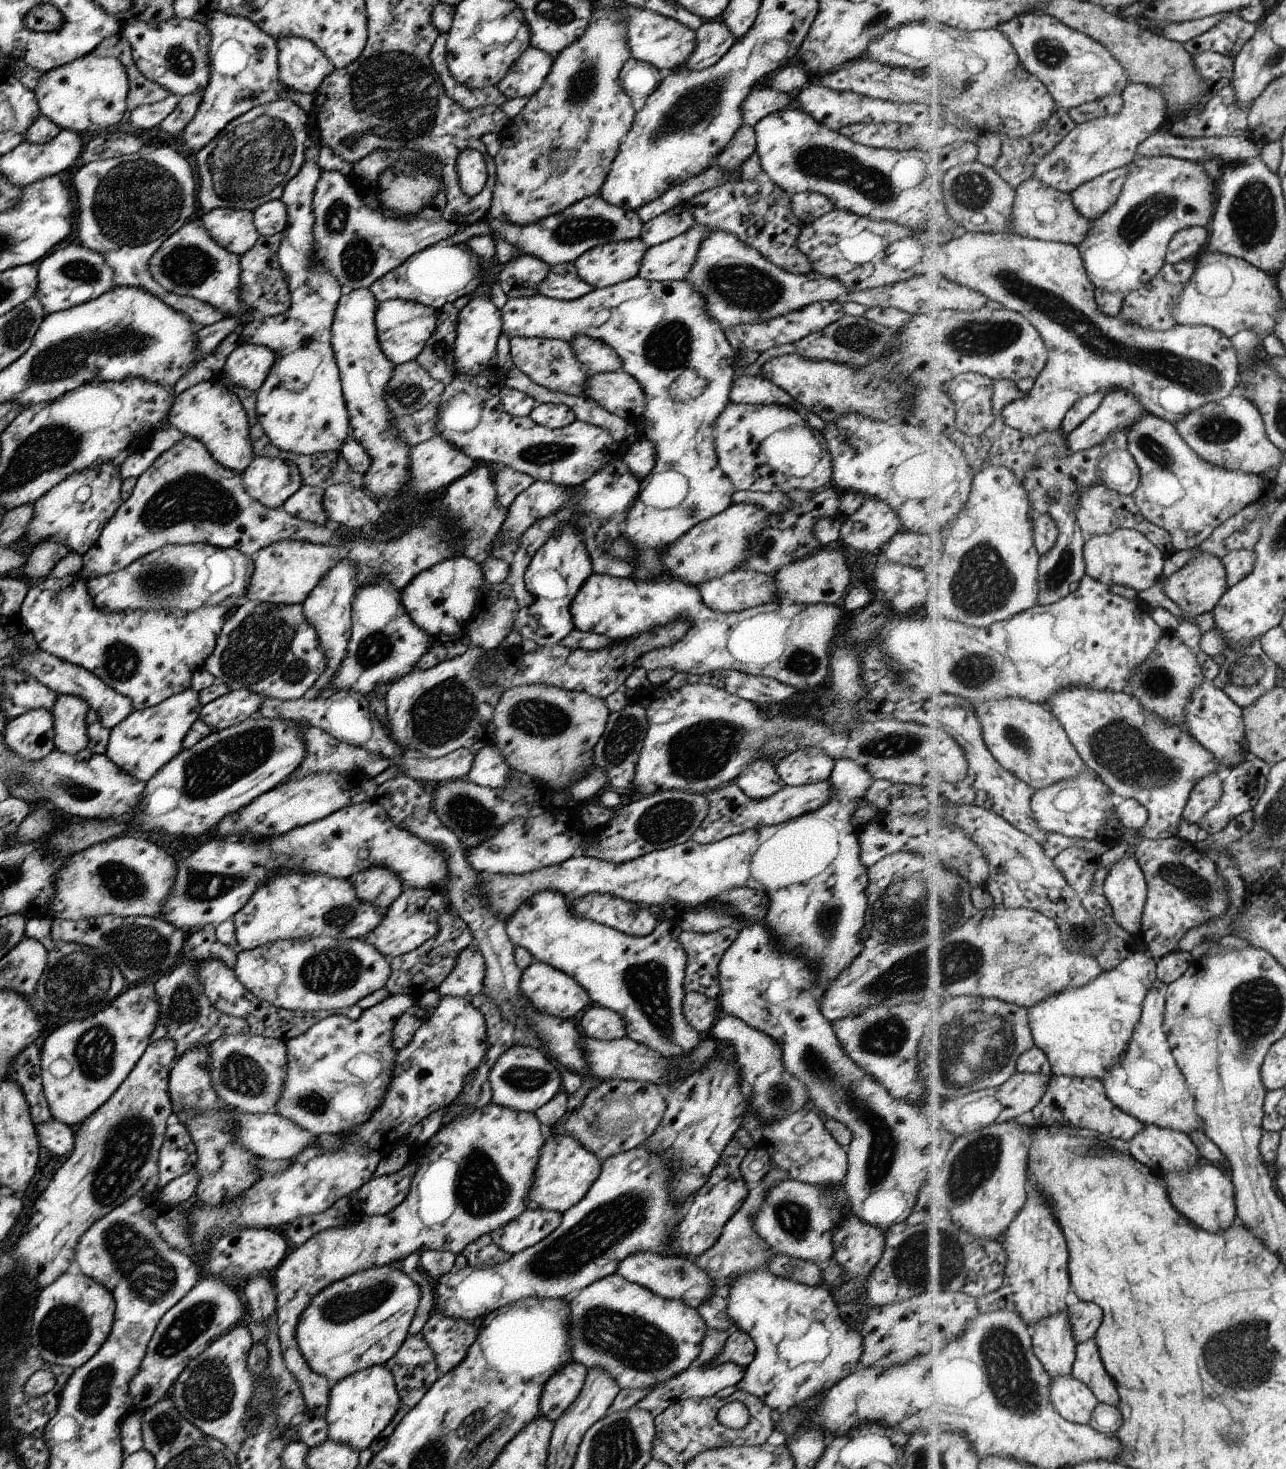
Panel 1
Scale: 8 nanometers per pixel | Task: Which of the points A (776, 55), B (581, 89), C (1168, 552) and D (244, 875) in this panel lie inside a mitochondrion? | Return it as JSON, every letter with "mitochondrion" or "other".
{"A":"other","B":"mitochondrion","C":"other","D":"mitochondrion"}

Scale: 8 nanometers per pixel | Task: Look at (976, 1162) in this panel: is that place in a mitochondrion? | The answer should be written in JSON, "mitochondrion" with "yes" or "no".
{"mitochondrion":"yes"}

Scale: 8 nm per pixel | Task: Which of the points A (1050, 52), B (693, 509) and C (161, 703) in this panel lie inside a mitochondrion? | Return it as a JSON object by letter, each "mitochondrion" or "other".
{"A":"mitochondrion","B":"mitochondrion","C":"other"}

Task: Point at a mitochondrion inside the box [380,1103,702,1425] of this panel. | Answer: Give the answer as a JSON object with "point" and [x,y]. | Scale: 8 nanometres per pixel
{"point":[602,1229]}

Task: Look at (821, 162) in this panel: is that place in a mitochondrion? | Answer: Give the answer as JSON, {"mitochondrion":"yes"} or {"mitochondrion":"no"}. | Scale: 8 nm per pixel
{"mitochondrion":"yes"}

